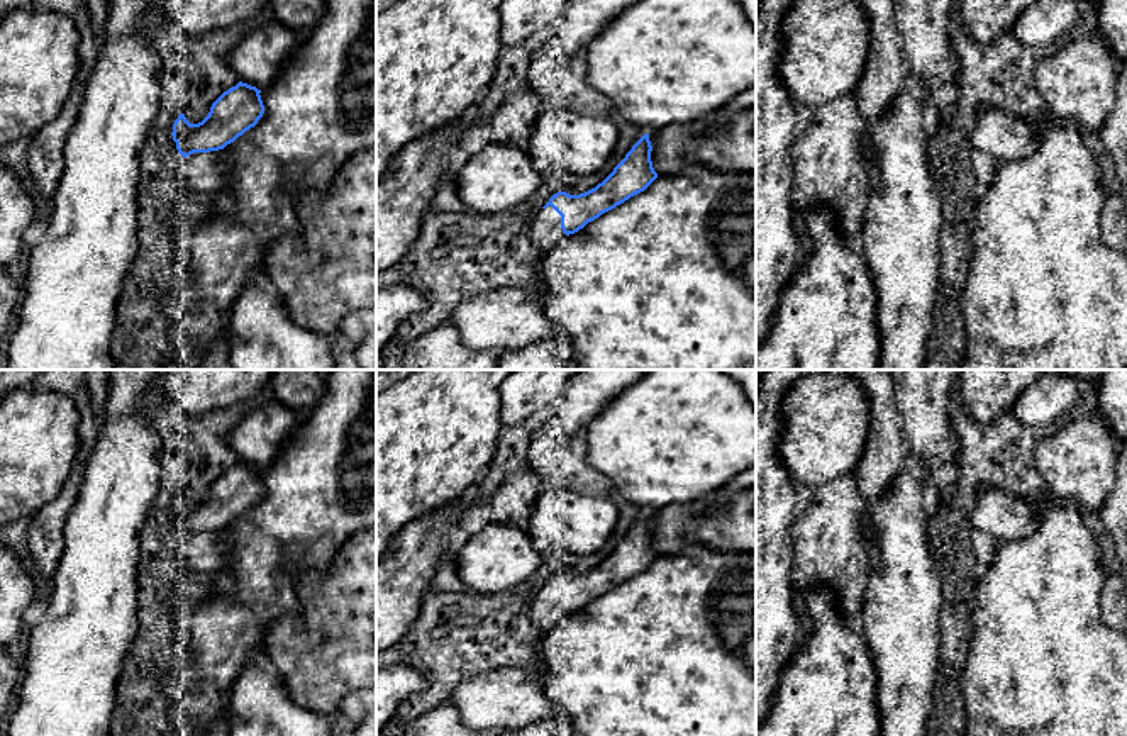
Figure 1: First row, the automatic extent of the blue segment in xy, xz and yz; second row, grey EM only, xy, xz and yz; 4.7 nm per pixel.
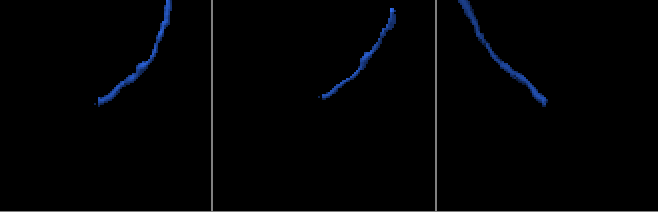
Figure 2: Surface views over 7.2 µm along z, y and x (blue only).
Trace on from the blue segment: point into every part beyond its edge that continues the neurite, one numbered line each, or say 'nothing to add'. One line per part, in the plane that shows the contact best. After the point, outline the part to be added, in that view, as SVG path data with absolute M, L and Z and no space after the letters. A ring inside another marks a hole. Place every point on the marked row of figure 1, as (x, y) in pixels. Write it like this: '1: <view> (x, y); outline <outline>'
1: xz (546, 233); outline M551 205L542 209L530 224L529 237L539 256L546 258L566 237L561 229L561 215Z

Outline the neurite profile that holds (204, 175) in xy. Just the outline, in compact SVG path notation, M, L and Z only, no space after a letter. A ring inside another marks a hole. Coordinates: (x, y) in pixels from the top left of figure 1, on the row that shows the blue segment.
M224 149L193 153L181 161L181 188L193 198L214 198L229 187L229 154Z

